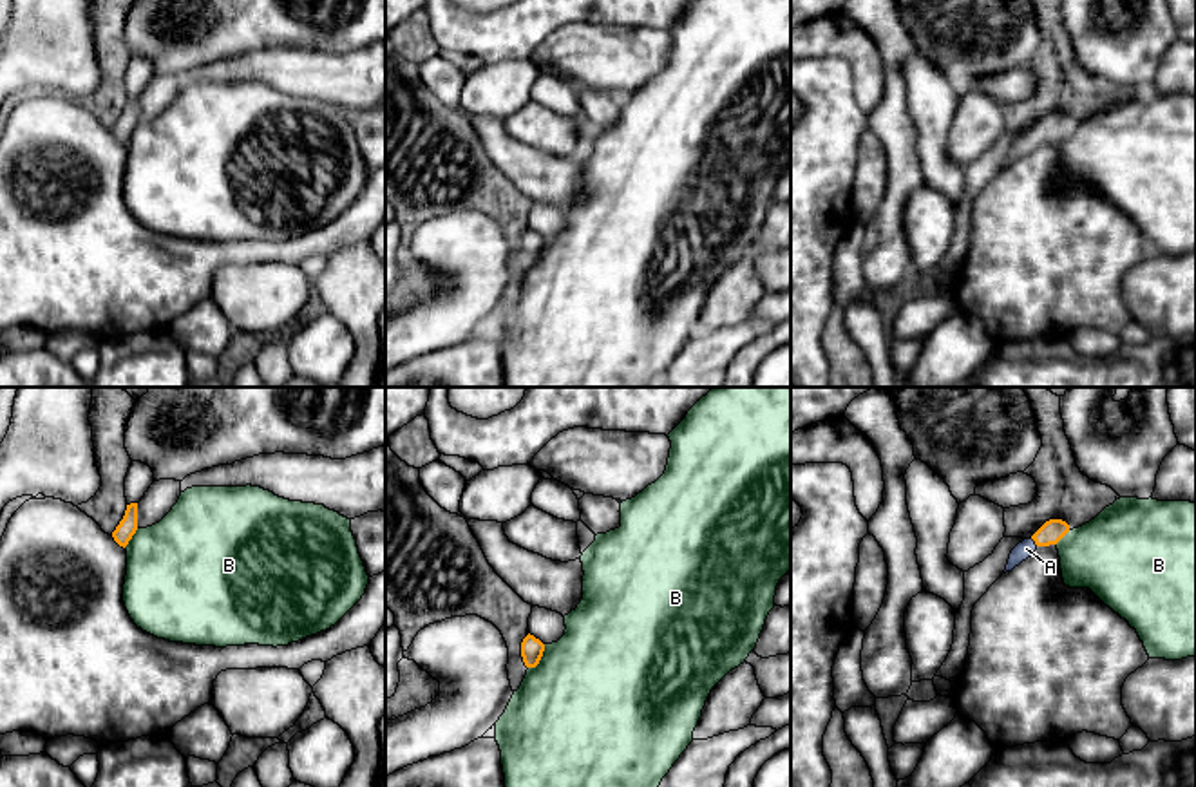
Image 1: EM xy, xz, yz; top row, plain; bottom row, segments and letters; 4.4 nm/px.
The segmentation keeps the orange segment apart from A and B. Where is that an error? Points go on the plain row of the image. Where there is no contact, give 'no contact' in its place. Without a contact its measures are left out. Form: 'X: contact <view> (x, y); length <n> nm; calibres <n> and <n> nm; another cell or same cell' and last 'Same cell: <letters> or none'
A: contact yz (1034, 134); length 50 nm; calibres 100 and 80 nm; same cell
B: contact xz (540, 254); length 130 nm; calibres 100 and 500 nm; another cell
Same cell: A

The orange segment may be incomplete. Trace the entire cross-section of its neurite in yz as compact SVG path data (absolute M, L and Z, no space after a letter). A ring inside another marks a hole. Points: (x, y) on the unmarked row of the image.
M1046 116L1030 134L1024 134L1011 145L1004 168L1031 152L1039 141L1057 139L1068 127L1069 119L1066 116Z

